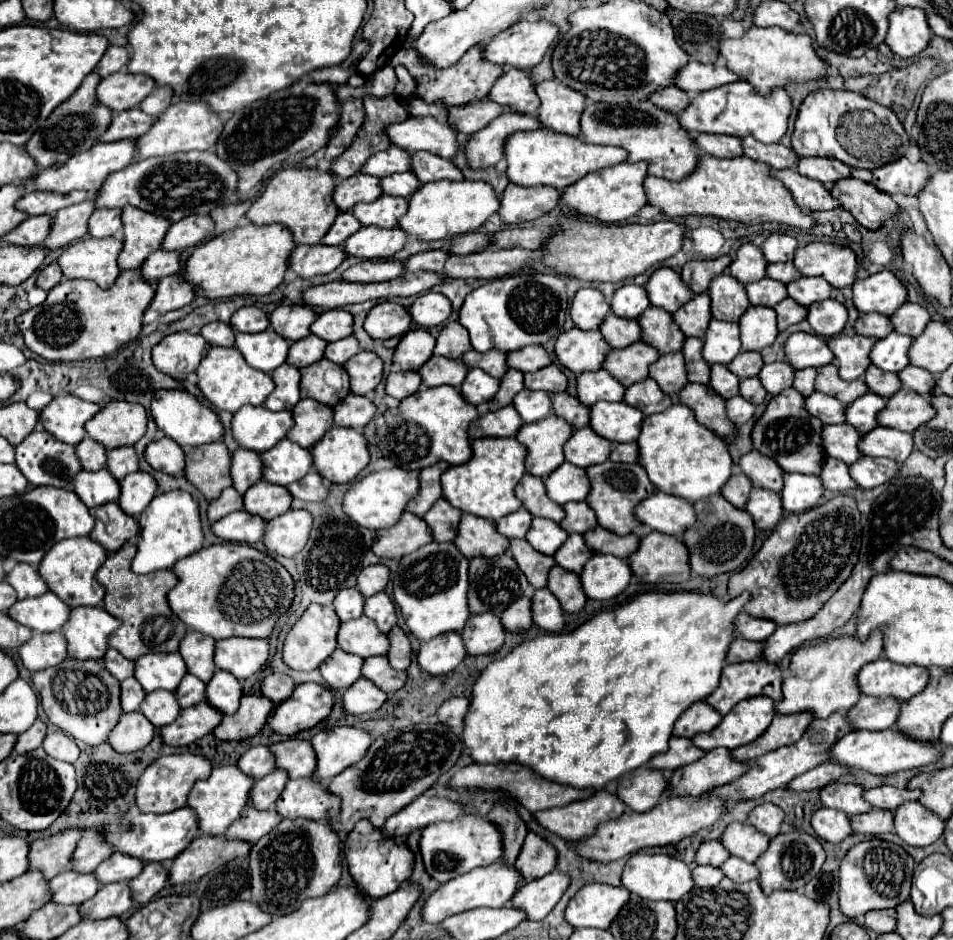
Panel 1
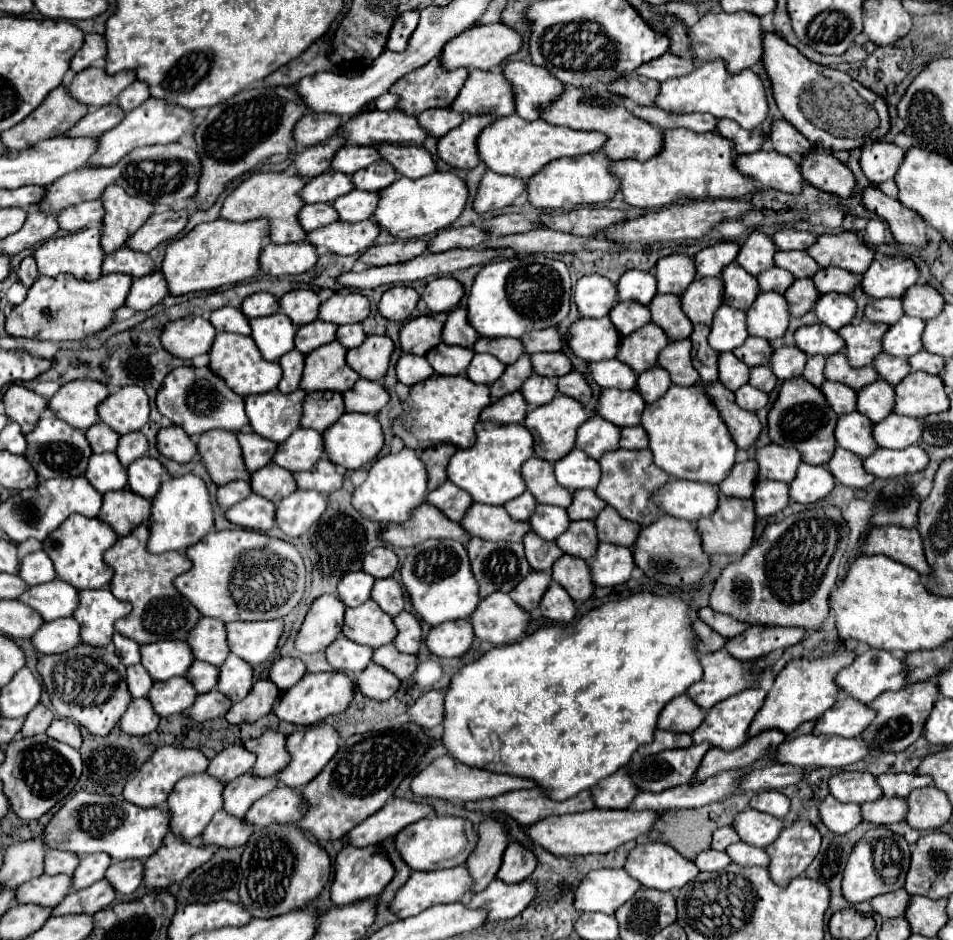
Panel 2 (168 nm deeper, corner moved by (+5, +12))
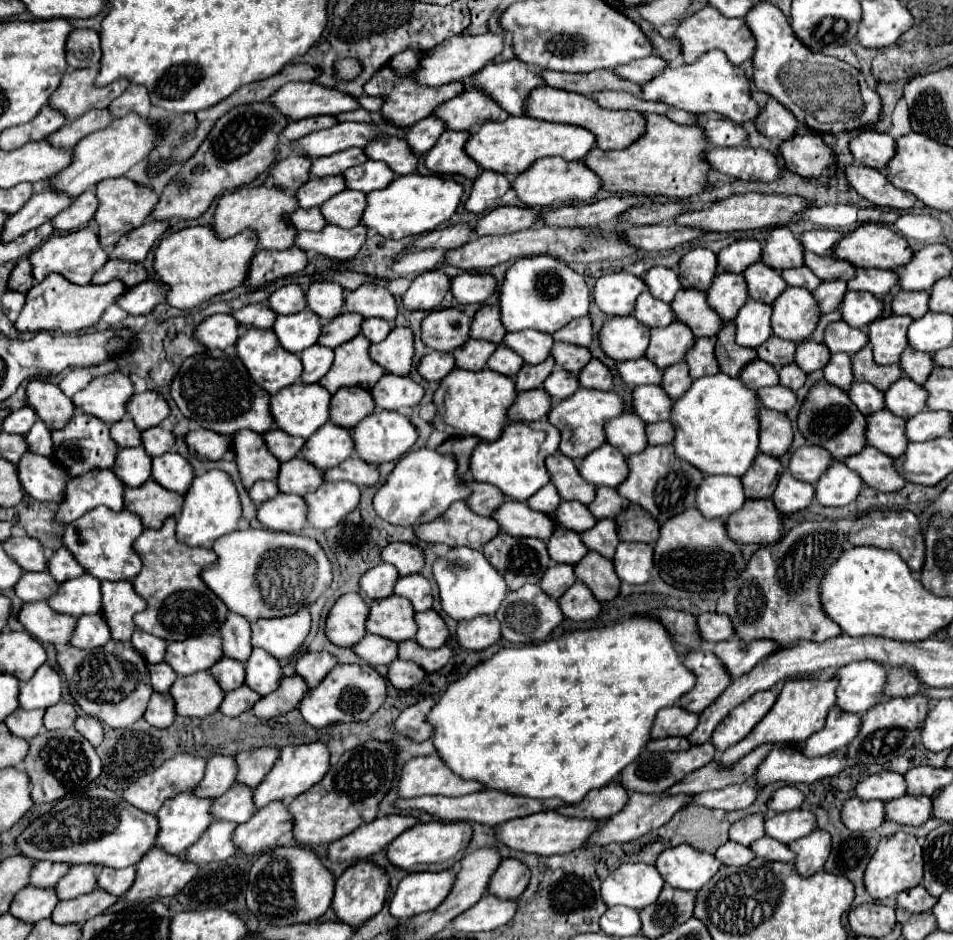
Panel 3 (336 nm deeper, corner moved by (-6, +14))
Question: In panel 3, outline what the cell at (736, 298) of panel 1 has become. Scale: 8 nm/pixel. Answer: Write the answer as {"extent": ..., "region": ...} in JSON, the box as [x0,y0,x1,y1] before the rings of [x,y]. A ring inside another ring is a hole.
{"extent":[742,261,786,305],"region":[[[762,261],[752,263],[742,275],[746,279],[750,299],[760,303],[770,305],[786,289],[786,281],[780,279],[780,273],[776,269],[766,267]]]}

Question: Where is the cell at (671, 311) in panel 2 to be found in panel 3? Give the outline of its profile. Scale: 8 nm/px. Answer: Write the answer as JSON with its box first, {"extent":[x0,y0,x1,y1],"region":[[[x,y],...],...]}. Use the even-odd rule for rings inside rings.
{"extent":[670,289,724,337],"region":[[[680,289],[670,303],[678,321],[688,325],[696,337],[712,337],[724,321],[708,307],[706,293],[696,289]]]}

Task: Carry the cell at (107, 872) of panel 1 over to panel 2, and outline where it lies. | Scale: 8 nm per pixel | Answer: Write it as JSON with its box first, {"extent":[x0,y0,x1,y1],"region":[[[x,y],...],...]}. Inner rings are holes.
{"extent":[71,853,111,891],"region":[[[93,853],[93,855],[83,855],[79,859],[79,865],[73,873],[73,883],[71,883],[71,889],[79,891],[79,889],[85,889],[89,887],[91,883],[99,881],[103,875],[105,875],[105,869],[111,865],[111,857],[105,855],[105,853]]]}

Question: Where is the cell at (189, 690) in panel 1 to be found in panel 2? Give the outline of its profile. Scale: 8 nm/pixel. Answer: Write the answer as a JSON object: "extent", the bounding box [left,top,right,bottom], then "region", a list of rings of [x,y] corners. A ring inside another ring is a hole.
{"extent":[187,661,219,693],"region":[[[195,661],[187,671],[189,681],[195,685],[199,693],[209,693],[211,689],[215,689],[217,675],[219,675],[219,667],[213,667],[211,663],[205,661]]]}

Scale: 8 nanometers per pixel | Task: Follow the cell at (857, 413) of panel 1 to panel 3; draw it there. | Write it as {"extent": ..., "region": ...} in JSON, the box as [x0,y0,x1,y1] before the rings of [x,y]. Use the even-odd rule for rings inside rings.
{"extent":[884,377,928,419],"region":[[[902,377],[884,393],[884,407],[898,417],[910,419],[914,413],[926,407],[926,397],[928,395],[922,385],[916,385],[912,379]]]}

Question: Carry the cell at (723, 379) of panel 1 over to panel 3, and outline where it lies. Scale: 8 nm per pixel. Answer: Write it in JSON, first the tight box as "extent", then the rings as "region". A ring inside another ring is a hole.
{"extent":[738,359,778,389],"region":[[[754,359],[744,365],[740,377],[738,377],[748,389],[760,389],[760,387],[772,387],[778,383],[778,371],[768,365],[766,361]]]}

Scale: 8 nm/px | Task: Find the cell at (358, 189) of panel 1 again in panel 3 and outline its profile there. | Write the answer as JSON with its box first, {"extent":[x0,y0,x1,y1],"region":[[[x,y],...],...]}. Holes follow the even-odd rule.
{"extent":[298,175,346,209],"region":[[[330,175],[330,177],[312,177],[308,183],[304,183],[298,191],[298,205],[304,209],[310,207],[320,207],[322,203],[326,203],[330,197],[334,197],[336,193],[344,191],[346,183],[342,175]]]}

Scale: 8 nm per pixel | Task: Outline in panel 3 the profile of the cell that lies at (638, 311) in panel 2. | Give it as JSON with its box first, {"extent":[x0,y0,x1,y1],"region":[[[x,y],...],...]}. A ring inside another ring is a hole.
{"extent":[632,293,674,327],"region":[[[642,293],[636,299],[636,307],[632,315],[646,327],[666,327],[674,319],[670,305],[660,299],[654,299],[650,293]]]}

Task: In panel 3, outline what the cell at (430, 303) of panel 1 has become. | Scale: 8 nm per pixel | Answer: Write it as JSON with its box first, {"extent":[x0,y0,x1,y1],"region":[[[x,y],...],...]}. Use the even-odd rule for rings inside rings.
{"extent":[450,273,496,303],"region":[[[460,273],[452,279],[450,291],[458,303],[484,303],[496,289],[496,279],[488,273]]]}

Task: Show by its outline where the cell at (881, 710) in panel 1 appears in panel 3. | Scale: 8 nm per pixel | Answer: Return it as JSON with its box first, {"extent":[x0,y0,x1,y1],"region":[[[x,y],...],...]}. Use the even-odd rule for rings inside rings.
{"extent":[802,707,862,757],"region":[[[832,707],[824,729],[816,731],[802,745],[802,753],[808,757],[820,757],[830,751],[844,751],[848,743],[852,743],[852,739],[858,735],[860,725],[862,725],[860,715],[844,713],[842,709]]]}

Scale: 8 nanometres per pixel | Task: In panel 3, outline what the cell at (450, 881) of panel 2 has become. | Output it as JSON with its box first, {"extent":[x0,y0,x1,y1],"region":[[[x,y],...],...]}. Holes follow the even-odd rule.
{"extent":[390,871,454,919],"region":[[[454,871],[410,873],[400,881],[392,897],[390,913],[396,919],[410,919],[420,913],[432,911],[448,897],[454,887],[454,881]]]}

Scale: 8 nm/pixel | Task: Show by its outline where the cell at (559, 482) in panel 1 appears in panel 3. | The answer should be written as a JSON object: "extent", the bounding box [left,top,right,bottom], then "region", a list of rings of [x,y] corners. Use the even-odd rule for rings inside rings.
{"extent":[578,443,626,487],"region":[[[604,443],[596,451],[588,453],[578,463],[578,473],[584,481],[592,485],[606,485],[606,487],[618,487],[626,475],[626,457],[618,453],[618,449],[612,449],[612,445]]]}

